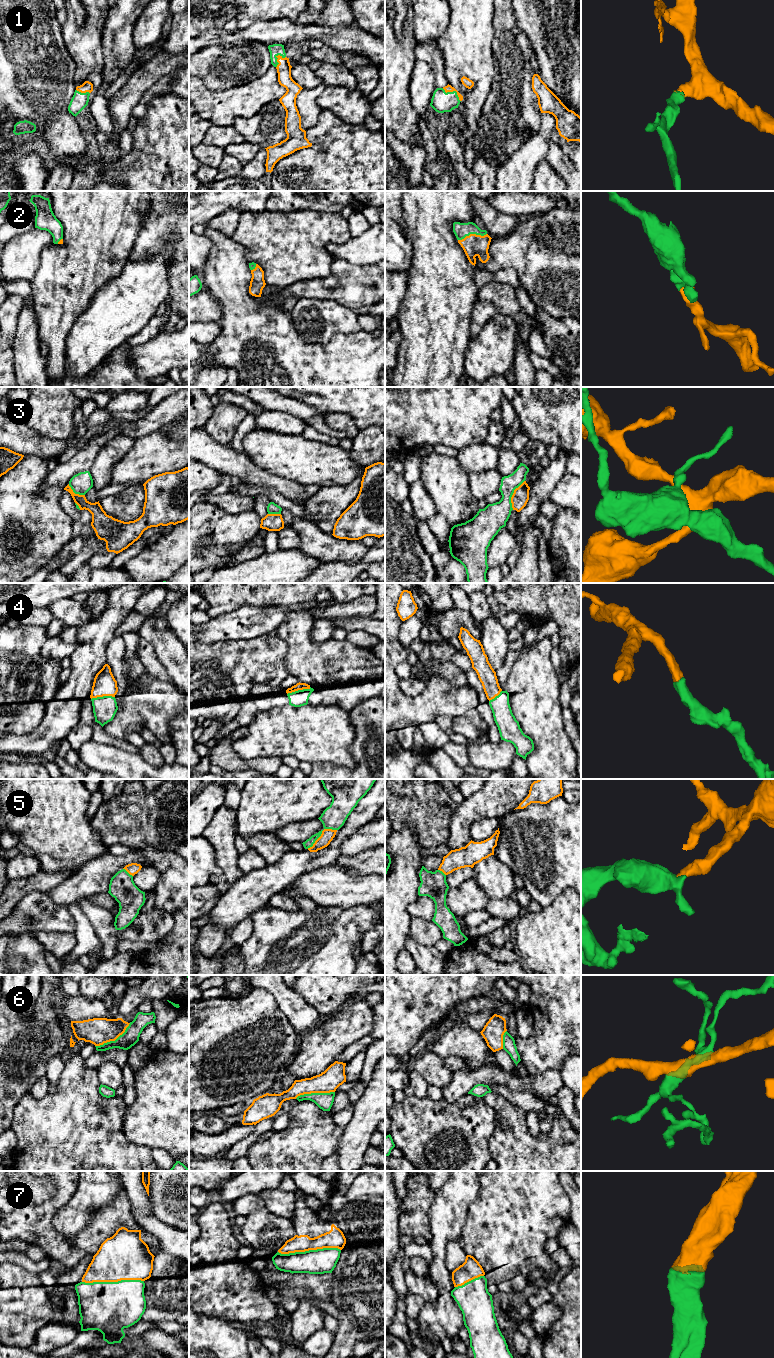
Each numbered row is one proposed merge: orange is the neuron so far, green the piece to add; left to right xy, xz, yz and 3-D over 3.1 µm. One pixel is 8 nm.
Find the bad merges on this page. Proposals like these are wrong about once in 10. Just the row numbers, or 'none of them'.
3, 6

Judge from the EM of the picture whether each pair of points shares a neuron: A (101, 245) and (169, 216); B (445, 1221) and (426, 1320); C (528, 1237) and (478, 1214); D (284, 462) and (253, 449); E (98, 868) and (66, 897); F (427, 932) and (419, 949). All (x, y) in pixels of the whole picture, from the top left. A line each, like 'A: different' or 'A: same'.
A: different
B: same
C: same
D: same
E: same
F: different

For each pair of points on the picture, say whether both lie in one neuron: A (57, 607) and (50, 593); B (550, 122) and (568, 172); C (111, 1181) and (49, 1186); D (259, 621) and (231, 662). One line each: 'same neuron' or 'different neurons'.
A: different neurons
B: different neurons
C: different neurons
D: different neurons

